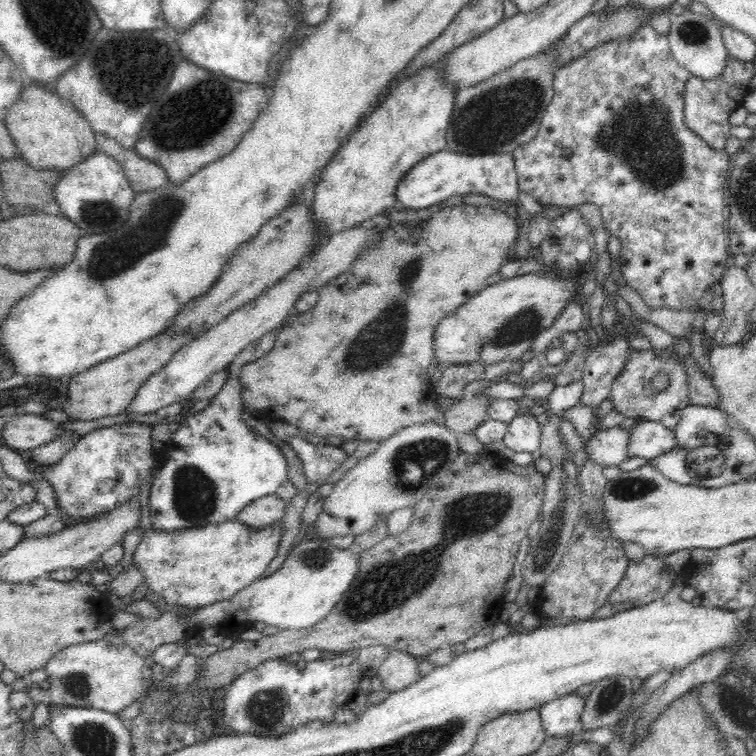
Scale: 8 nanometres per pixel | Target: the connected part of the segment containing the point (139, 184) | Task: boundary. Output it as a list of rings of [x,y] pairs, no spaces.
[[[95,135],[98,150],[116,159],[136,193],[151,191],[167,185],[167,172],[159,164],[140,156],[135,150],[124,149],[113,138]]]

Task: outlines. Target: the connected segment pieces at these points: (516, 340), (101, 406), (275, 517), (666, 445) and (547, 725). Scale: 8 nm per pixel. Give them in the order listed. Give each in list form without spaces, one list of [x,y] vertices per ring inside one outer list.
[[[526,273],[486,284],[436,326],[433,347],[438,368],[443,371],[460,364],[498,364],[520,359],[533,339],[554,323],[566,302],[572,301],[576,279],[575,273]]]
[[[181,332],[172,336],[161,333],[144,340],[119,356],[104,360],[96,364],[96,367],[88,368],[85,372],[70,377],[67,382],[67,402],[60,411],[68,416],[67,420],[72,421],[92,420],[124,413],[141,384],[168,365],[179,348],[189,344],[194,338],[196,337],[191,334],[181,334]]]
[[[276,494],[263,496],[245,506],[237,519],[250,529],[260,530],[281,521],[288,512],[288,503]]]
[[[640,420],[628,430],[626,456],[648,460],[672,450],[672,446],[674,433],[670,429],[654,421]]]
[[[570,693],[538,707],[540,723],[546,736],[563,737],[570,735],[572,730],[581,730],[580,714],[584,710],[584,700]]]

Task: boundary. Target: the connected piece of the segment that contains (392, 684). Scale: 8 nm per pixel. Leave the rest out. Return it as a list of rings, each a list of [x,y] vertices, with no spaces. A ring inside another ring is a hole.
[[[390,649],[377,674],[386,690],[396,692],[420,680],[417,657],[402,650]]]

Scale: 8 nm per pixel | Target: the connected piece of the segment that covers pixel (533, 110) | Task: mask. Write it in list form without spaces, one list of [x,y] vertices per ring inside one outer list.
[[[558,41],[482,82],[458,88],[447,129],[447,148],[469,155],[506,154],[530,142],[538,134],[542,116],[555,93],[553,50]]]

